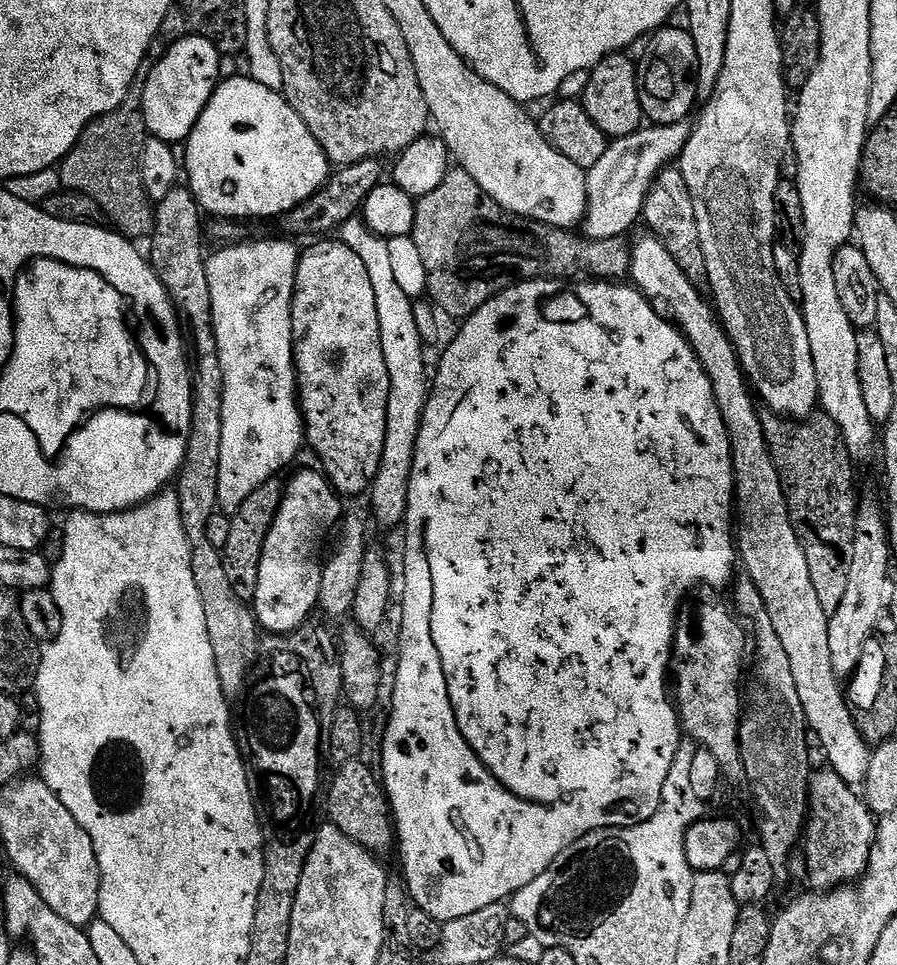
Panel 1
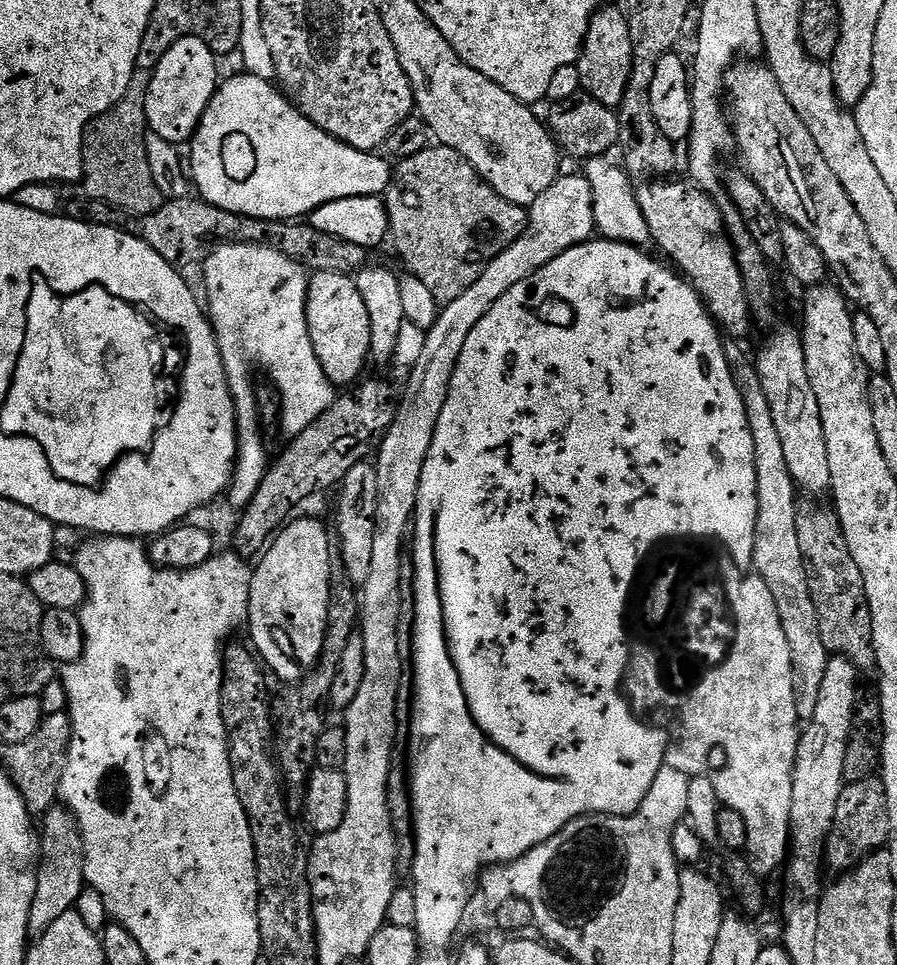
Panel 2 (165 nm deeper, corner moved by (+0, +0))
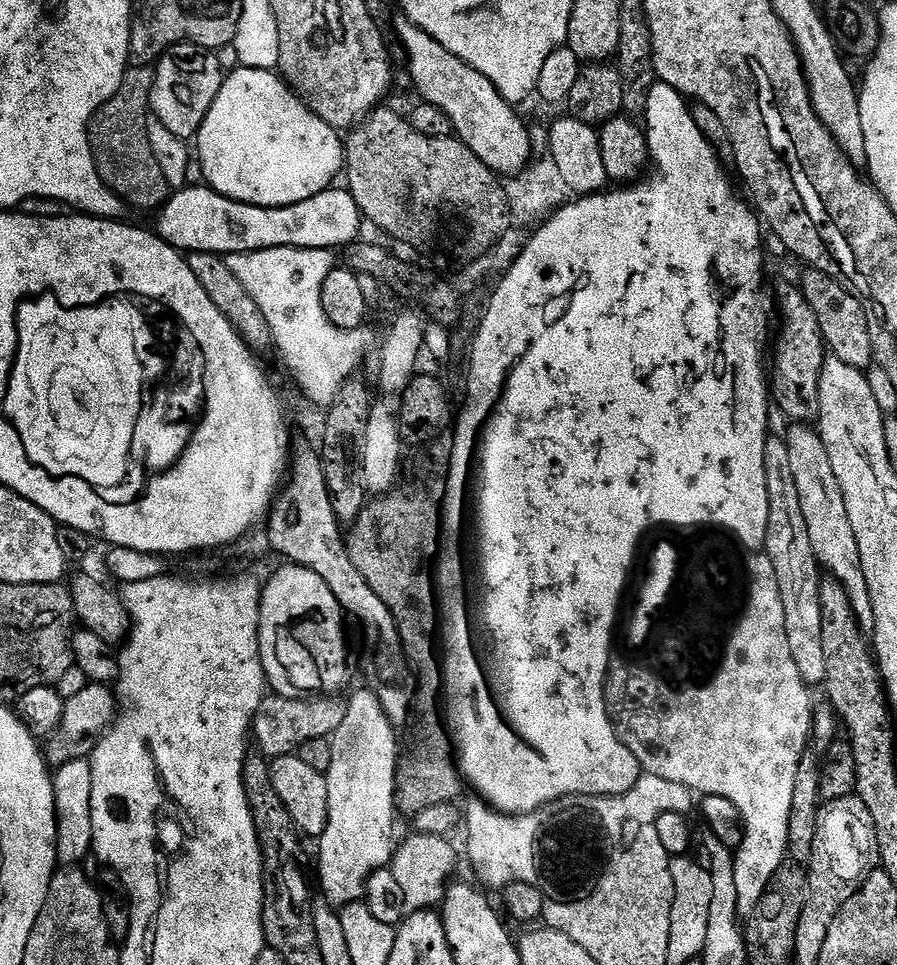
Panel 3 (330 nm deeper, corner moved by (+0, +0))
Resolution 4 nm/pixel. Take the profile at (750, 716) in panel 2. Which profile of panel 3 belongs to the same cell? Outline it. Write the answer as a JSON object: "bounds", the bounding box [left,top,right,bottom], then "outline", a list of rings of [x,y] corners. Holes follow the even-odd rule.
{"bounds":[604,560,814,918],"outline":[[[752,560],[752,608],[748,608],[748,616],[744,616],[744,624],[740,624],[740,632],[736,632],[736,640],[732,640],[732,652],[728,652],[728,664],[724,664],[724,672],[720,672],[720,680],[716,680],[716,688],[708,688],[708,692],[688,692],[688,696],[672,696],[660,680],[652,680],[648,672],[640,672],[640,668],[628,668],[628,664],[608,660],[608,676],[604,684],[604,699],[607,702],[608,717],[616,728],[616,736],[638,758],[641,769],[647,775],[666,778],[666,782],[678,782],[691,788],[693,793],[704,796],[721,796],[730,798],[744,819],[744,841],[735,849],[736,865],[734,866],[734,883],[738,885],[738,910],[741,917],[747,918],[762,902],[762,894],[770,886],[780,863],[784,861],[784,851],[788,849],[788,827],[790,826],[790,806],[794,802],[794,778],[798,778],[798,766],[810,748],[812,734],[812,714],[814,703],[809,685],[805,684],[802,674],[798,674],[798,666],[794,666],[794,658],[790,654],[790,641],[786,639],[786,614],[782,610],[782,594],[778,590],[778,578],[774,574],[774,566],[767,560]]]}

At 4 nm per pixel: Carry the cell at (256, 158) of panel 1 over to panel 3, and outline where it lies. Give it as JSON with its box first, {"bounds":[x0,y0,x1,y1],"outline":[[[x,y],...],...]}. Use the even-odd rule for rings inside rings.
{"bounds":[194,66,346,208],"outline":[[[243,66],[225,75],[218,98],[214,98],[214,106],[210,106],[200,133],[194,138],[198,168],[208,179],[207,187],[231,200],[263,208],[285,208],[306,202],[306,198],[314,198],[314,194],[333,187],[336,175],[346,168],[344,146],[341,133],[310,111],[275,71]]]}

